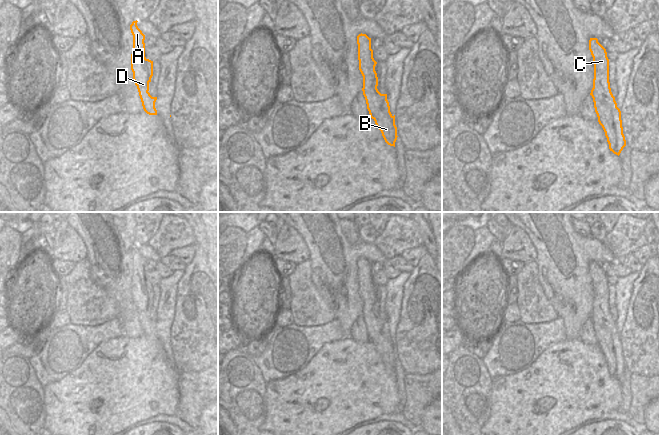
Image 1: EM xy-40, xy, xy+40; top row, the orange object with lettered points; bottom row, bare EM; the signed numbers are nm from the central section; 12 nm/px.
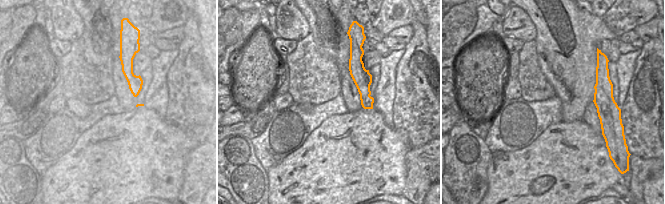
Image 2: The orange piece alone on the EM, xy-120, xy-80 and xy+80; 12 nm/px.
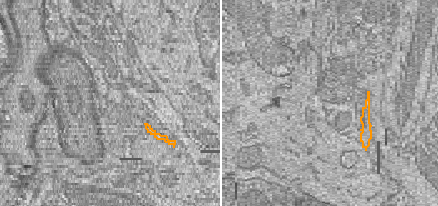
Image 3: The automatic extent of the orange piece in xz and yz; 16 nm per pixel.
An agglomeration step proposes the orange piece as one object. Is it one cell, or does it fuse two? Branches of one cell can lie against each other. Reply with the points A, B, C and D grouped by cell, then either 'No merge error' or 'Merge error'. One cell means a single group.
Groups: A B C D. No merge error

